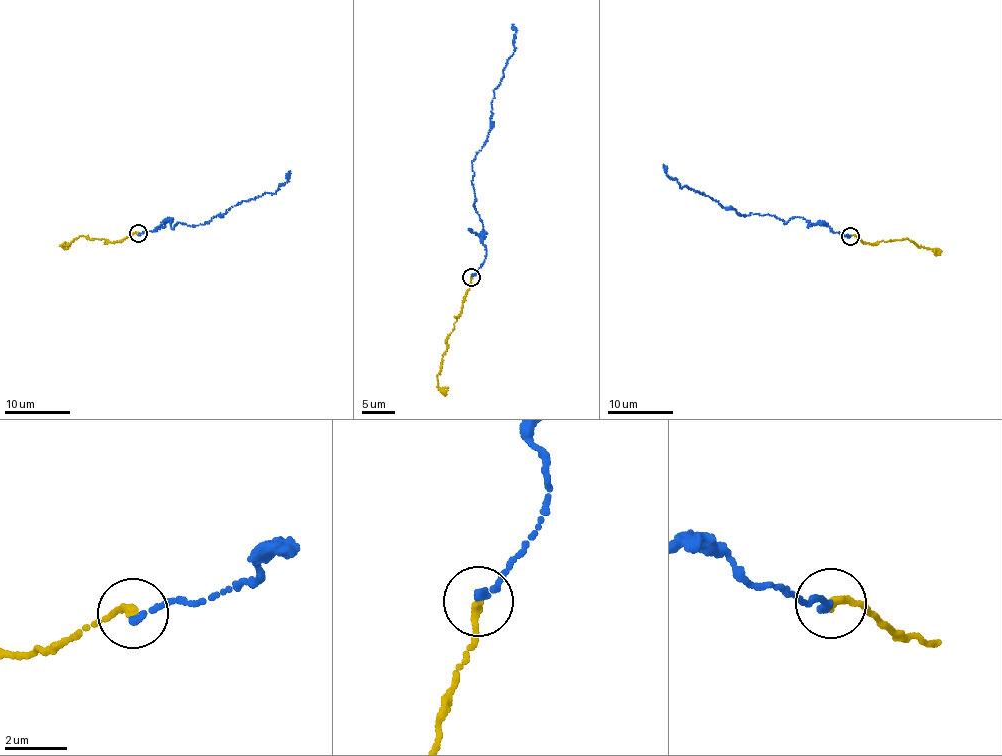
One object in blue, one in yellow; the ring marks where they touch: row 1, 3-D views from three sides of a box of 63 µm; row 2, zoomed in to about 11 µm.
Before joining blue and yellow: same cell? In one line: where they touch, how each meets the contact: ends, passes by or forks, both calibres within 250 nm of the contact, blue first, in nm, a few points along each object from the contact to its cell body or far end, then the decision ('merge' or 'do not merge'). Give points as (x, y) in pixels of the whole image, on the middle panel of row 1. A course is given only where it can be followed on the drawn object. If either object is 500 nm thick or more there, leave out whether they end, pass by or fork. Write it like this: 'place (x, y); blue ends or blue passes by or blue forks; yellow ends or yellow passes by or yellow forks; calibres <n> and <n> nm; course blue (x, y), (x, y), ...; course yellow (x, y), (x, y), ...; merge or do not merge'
place (471, 277); blue ends; yellow ends; calibres 260 and 280 nm; course blue (471, 276), (486, 254), (483, 226), (475, 201), (471, 160), (489, 132), (493, 90), (513, 52), (513, 24); course yellow (471, 277), (471, 284), (447, 340), (447, 351), (437, 376), (438, 388), (445, 396); merge

